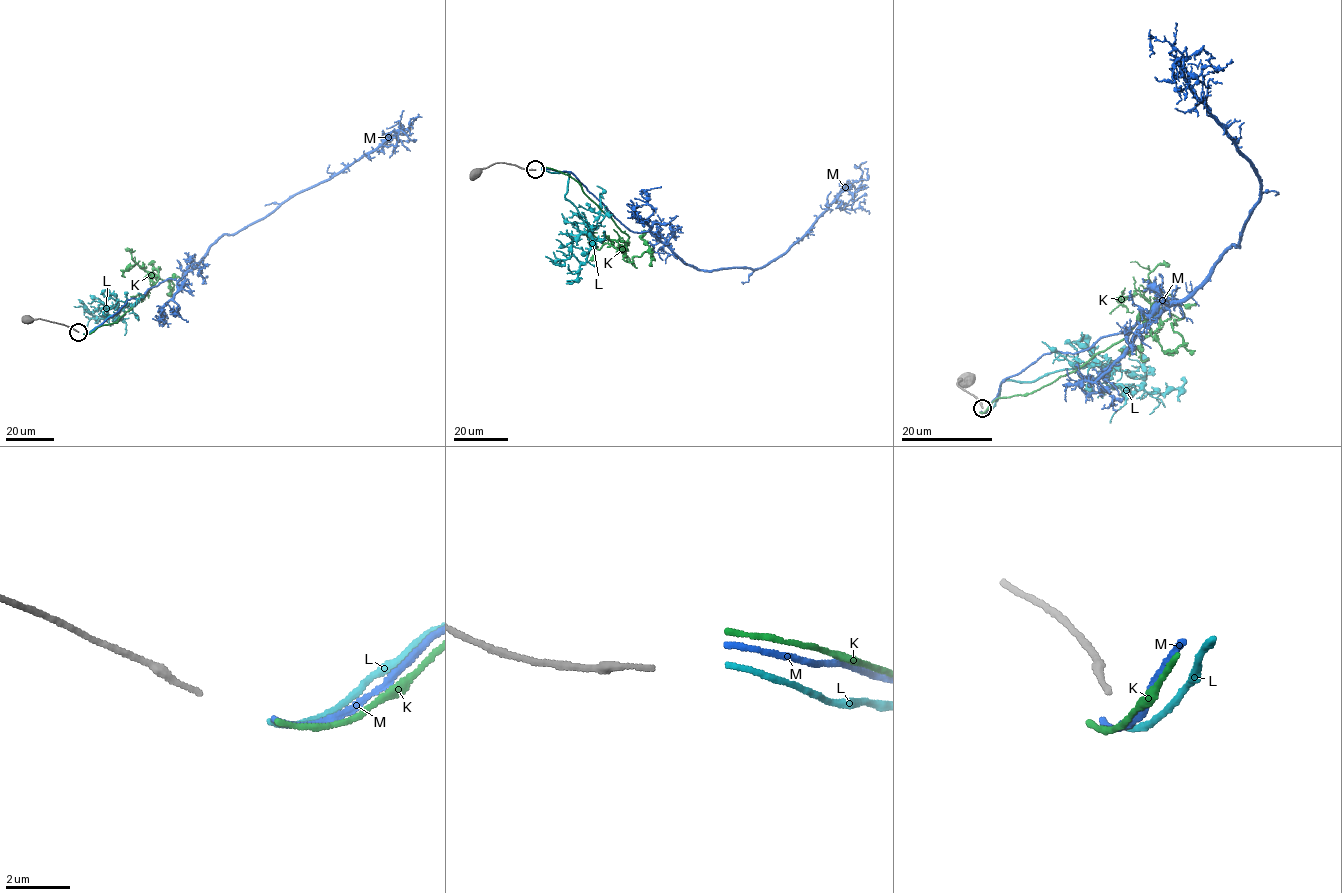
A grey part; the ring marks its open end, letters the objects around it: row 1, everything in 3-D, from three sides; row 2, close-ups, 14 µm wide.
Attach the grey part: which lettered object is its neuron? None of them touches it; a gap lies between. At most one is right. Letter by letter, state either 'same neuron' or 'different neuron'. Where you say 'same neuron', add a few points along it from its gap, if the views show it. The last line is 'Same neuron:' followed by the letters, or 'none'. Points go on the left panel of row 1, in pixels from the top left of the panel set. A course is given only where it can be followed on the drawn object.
K: different neuron
L: same neuron | via (83, 334), (101, 324), (110, 316), (105, 316), (105, 310), (117, 305), (117, 317), (91, 318), (86, 331)
M: different neuron
Same neuron: L

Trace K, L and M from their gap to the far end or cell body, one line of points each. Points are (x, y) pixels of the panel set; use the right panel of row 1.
K: (979, 412), (1073, 372), (1128, 335), (1156, 301), (1181, 308), (1172, 323), (1182, 343), (1164, 351), (1141, 320)
L: (984, 412), (1004, 381), (1034, 382), (1095, 364), (1108, 385), (1169, 391), (1157, 396), (1150, 414)
M: (982, 411), (1043, 355), (1144, 325), (1238, 246), (1262, 185), (1188, 84), (1187, 58), (1155, 37), (1150, 56)

